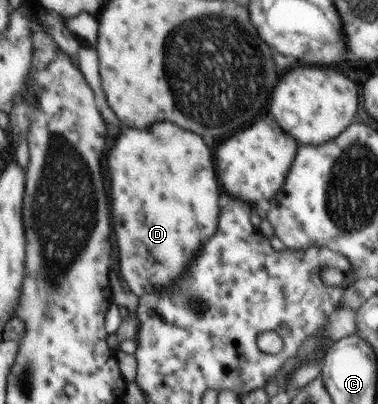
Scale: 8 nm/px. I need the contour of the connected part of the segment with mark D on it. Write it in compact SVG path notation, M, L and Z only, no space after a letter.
M162 121L148 129L124 127L112 143L106 155L106 167L110 177L110 215L112 229L118 245L118 267L120 277L128 283L136 297L148 295L152 287L168 285L172 279L186 273L188 259L204 239L216 233L218 219L218 181L214 173L214 163L208 145L182 127Z

